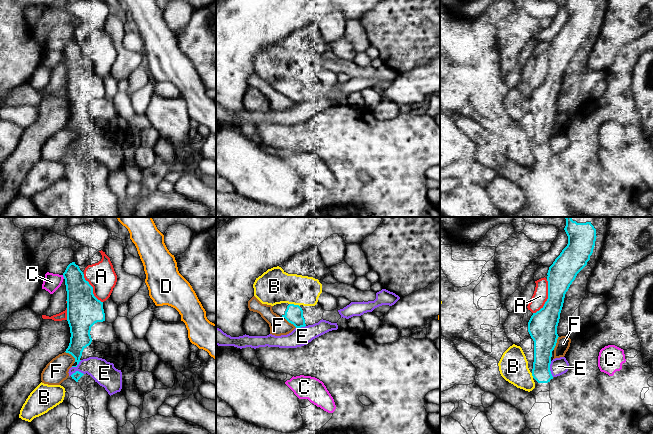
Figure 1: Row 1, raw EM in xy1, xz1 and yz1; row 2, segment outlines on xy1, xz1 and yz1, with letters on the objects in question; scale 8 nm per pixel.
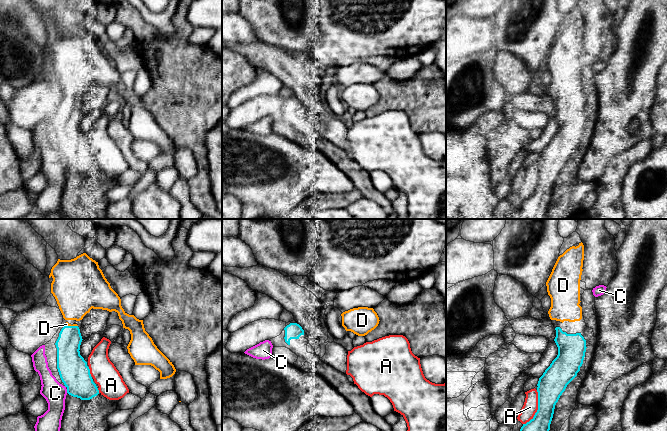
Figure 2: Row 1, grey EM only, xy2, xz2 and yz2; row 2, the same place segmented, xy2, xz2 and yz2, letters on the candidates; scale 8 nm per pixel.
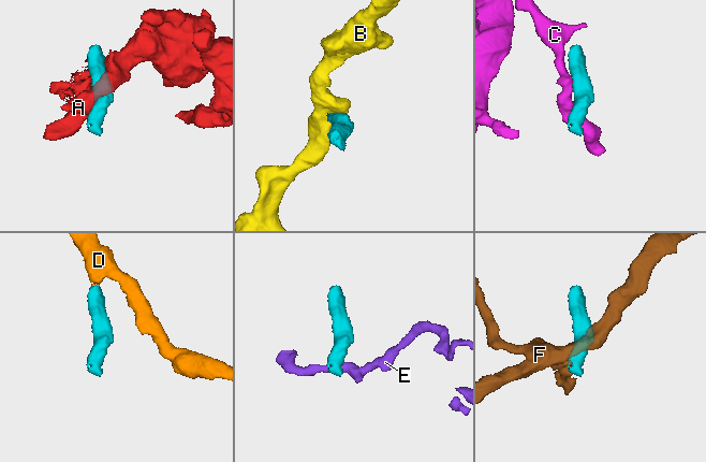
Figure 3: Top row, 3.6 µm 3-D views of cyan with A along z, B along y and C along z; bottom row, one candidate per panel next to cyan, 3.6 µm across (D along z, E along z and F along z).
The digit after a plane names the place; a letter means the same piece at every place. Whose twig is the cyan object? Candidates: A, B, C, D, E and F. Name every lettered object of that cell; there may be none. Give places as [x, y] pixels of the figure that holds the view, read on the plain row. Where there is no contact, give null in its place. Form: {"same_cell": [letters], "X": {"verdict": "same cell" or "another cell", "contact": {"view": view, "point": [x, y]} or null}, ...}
{"same_cell": ["D"], "A": {"verdict": "another cell", "contact": {"view": "yz1", "point": [548, 73]}}, "B": {"verdict": "another cell", "contact": {"view": "xz1", "point": [293, 80]}}, "C": {"verdict": "another cell", "contact": {"view": "xy1", "point": [63, 52]}}, "D": {"verdict": "same cell", "contact": {"view": "xy2", "point": [71, 102]}}, "E": {"verdict": "another cell", "contact": {"view": "yz1", "point": [549, 145]}}, "F": {"verdict": "another cell", "contact": {"view": "xy1", "point": [72, 131]}}}

